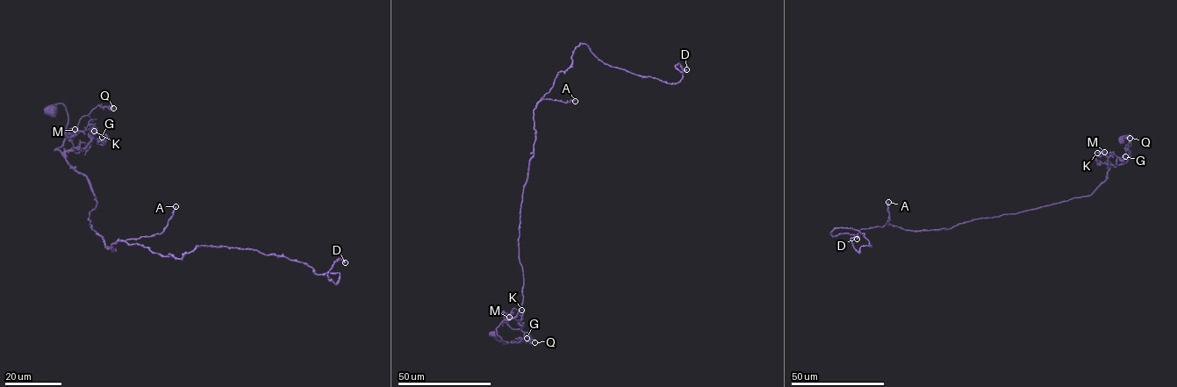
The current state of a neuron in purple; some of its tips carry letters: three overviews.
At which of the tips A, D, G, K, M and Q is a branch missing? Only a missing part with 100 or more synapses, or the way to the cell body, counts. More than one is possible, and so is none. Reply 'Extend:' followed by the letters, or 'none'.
Extend: A

